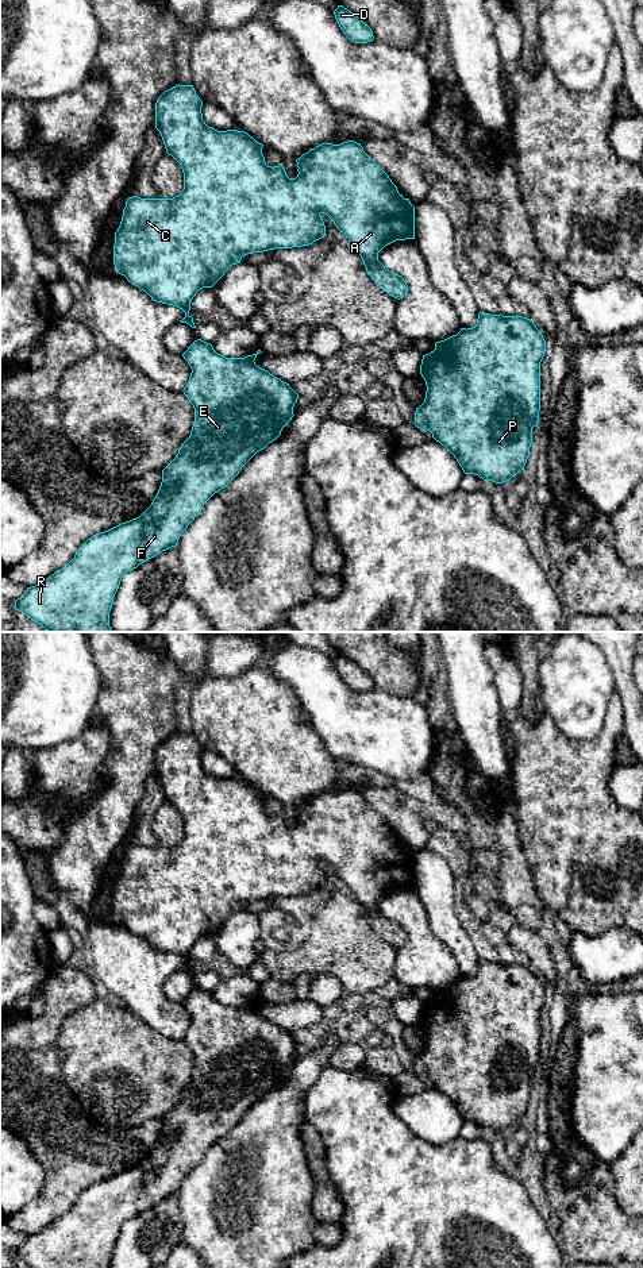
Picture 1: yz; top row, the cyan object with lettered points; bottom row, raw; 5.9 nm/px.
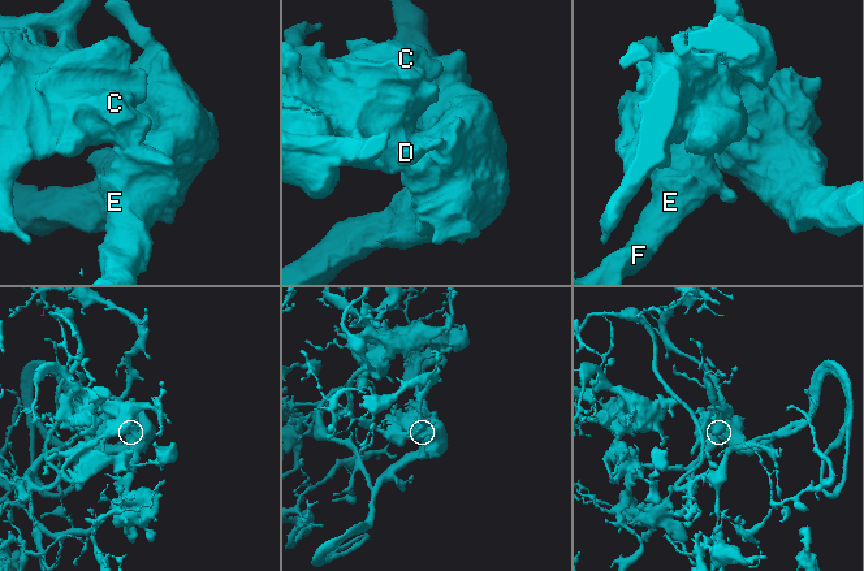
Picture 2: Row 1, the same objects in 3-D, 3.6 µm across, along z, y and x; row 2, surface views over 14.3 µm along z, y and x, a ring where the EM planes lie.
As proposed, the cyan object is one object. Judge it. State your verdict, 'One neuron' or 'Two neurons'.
One neuron

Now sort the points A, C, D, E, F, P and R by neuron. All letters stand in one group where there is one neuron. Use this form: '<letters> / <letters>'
A C D E F P R

